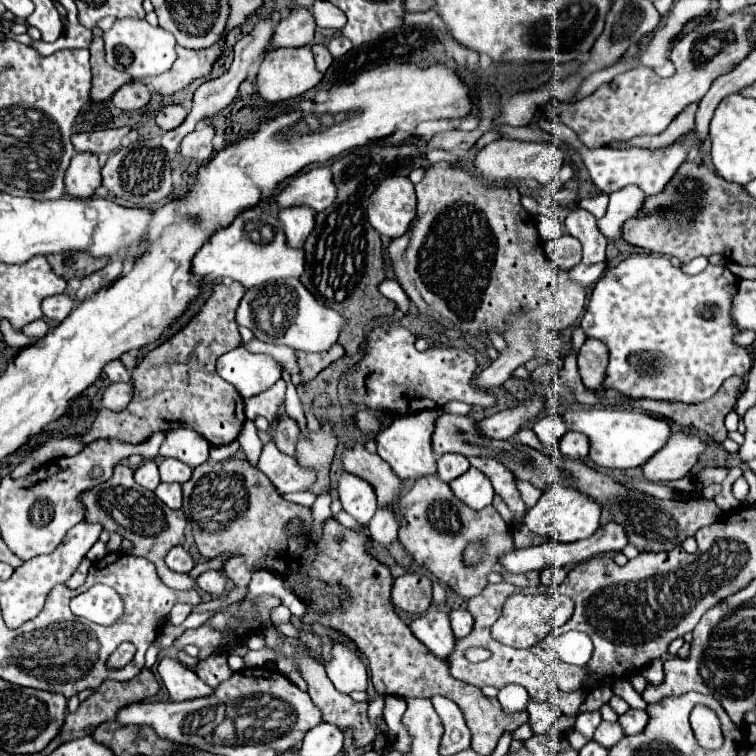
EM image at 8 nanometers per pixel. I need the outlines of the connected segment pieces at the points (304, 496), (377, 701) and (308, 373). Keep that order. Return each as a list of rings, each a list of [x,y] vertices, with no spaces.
[[[291,492],[291,494],[281,494],[285,500],[289,502],[295,502],[295,504],[301,504],[301,506],[311,507],[311,504],[315,502],[315,496],[310,492]]]
[[[375,694],[371,700],[369,700],[369,718],[371,720],[377,720],[383,716],[383,696],[381,694]]]
[[[335,342],[327,352],[321,352],[321,354],[295,352],[297,364],[299,364],[299,374],[301,374],[301,384],[309,384],[323,368],[327,368],[331,362],[335,362],[343,354],[345,354],[345,350],[339,342]]]

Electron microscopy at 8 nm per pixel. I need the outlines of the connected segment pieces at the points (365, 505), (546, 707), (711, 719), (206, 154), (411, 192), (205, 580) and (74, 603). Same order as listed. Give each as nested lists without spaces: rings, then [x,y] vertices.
[[[343,472],[339,478],[337,492],[343,504],[343,510],[349,516],[353,516],[357,522],[369,524],[369,520],[377,510],[377,496],[373,486],[355,474]]]
[[[529,702],[527,704],[527,712],[529,712],[529,722],[535,734],[545,734],[549,732],[551,724],[557,718],[557,712],[551,708],[549,702]]]
[[[695,706],[691,710],[689,716],[691,728],[693,728],[693,736],[695,740],[709,750],[715,750],[723,744],[723,734],[721,734],[721,722],[717,718],[717,714],[707,708],[707,706]]]
[[[199,126],[197,130],[193,130],[191,134],[187,134],[181,142],[181,154],[185,158],[197,160],[197,162],[205,162],[211,158],[213,146],[213,128],[211,126]]]
[[[389,176],[369,198],[367,216],[369,224],[387,238],[403,236],[415,218],[415,188],[409,178]]]
[[[217,570],[203,572],[195,582],[197,582],[197,586],[199,586],[201,592],[207,592],[211,596],[221,596],[225,592],[225,588],[227,588],[225,576],[221,572],[217,572]]]
[[[95,584],[71,600],[71,612],[75,616],[103,626],[109,626],[121,618],[121,606],[123,600],[119,594],[103,584]]]

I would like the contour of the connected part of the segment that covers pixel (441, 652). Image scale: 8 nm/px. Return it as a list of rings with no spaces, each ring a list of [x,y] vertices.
[[[429,612],[409,624],[415,638],[419,638],[435,656],[447,658],[455,646],[455,636],[449,626],[447,612]]]

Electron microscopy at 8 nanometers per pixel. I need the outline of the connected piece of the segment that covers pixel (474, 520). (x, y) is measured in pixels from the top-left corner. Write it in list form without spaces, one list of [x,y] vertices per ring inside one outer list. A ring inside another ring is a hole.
[[[429,474],[429,478],[419,478],[411,490],[407,490],[399,498],[399,544],[403,550],[419,564],[425,566],[441,584],[449,586],[463,598],[473,598],[483,592],[487,586],[487,576],[492,570],[499,570],[499,574],[519,586],[537,586],[539,584],[539,572],[529,574],[509,574],[507,570],[501,570],[499,558],[505,554],[505,550],[513,550],[513,534],[509,532],[509,526],[503,522],[499,512],[493,506],[487,506],[483,510],[471,510],[467,504],[455,498],[449,484],[441,482],[435,474]],[[489,540],[489,554],[477,562],[477,566],[465,566],[465,558],[461,554],[465,552],[465,546],[469,542],[485,542]]]

